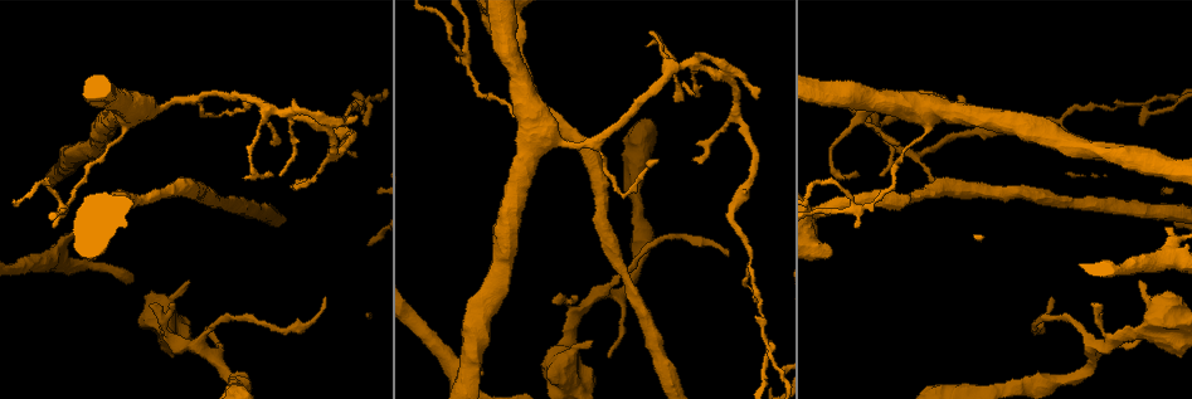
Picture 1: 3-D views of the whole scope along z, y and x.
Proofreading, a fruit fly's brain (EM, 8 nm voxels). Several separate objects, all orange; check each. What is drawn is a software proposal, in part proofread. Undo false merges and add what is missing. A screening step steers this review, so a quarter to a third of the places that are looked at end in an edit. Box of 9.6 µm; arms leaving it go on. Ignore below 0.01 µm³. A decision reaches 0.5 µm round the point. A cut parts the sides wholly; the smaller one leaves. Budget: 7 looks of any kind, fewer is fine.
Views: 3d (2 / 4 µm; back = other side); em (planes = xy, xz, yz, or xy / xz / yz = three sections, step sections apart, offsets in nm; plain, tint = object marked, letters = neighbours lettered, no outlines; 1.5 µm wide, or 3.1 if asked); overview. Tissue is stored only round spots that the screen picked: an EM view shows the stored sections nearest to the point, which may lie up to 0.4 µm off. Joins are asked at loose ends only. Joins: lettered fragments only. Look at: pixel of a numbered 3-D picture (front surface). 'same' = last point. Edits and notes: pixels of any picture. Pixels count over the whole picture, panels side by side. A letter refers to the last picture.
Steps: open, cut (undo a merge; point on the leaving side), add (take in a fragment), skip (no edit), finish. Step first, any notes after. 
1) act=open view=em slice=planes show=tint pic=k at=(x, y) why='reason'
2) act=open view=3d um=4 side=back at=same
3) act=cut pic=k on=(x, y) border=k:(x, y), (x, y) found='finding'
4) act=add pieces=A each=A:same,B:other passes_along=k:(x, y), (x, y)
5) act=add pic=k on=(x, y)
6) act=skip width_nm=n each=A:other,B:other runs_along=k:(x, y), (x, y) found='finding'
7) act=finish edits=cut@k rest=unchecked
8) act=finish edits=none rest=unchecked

act=open view=3d um=4 pic=1 at=(365, 104) why='a fork'

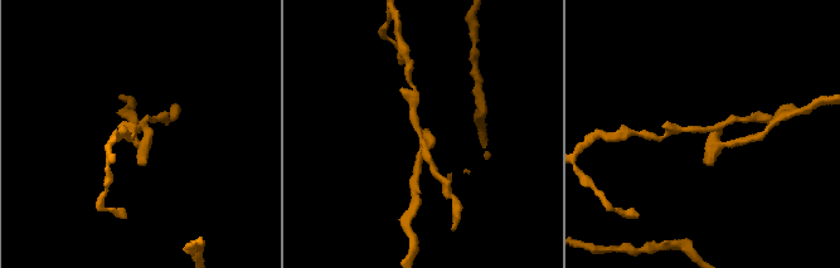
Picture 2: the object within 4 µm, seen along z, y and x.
act=open view=em slice=xz step=8 show=letters pic=2 at=(701, 129) why='shape alone is not enough'

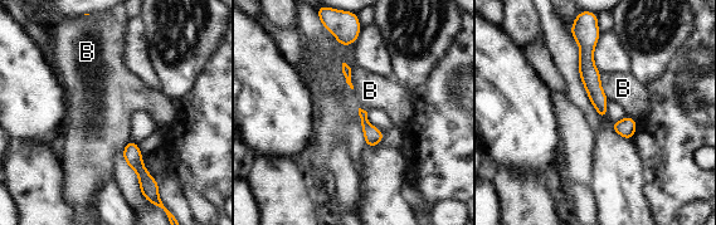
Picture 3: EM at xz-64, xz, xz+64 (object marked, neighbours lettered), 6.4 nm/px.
act=skip longest_contact=B:200nm each=B:other found='all the same neuron'

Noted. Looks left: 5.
act=open view=3d um=4 pic=1 at=(322, 298) why='tapers out'

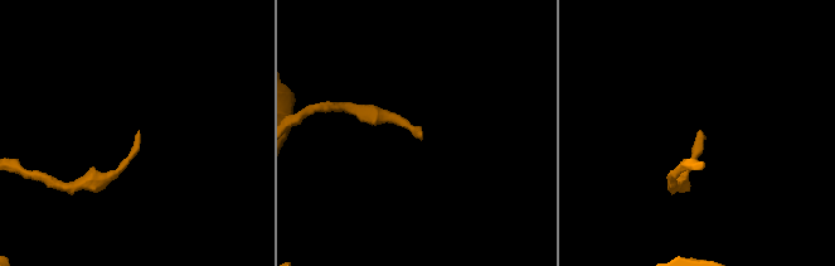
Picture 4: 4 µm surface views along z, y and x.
act=open view=em slice=planes show=letters pic=4 at=(138, 134)

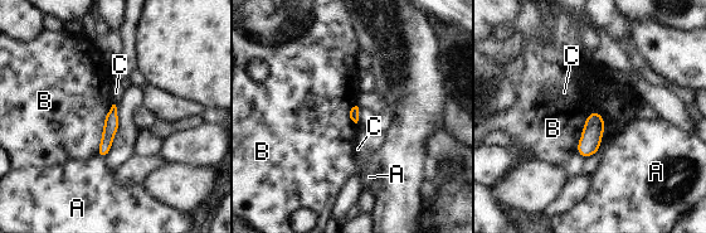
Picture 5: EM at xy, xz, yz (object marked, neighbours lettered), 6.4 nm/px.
act=skip each=A:other,B:other,C:other border=5:(598, 111), (588, 116), (575, 151) found='none of them fits'

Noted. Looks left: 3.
act=open view=3d um=2 pic=1 at=(677, 102) why='tapers out'

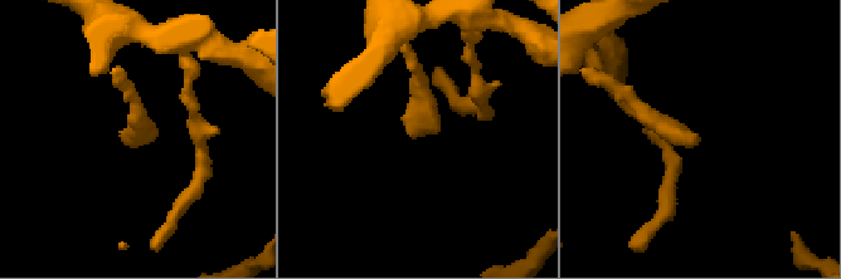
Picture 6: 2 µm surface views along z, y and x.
act=open view=em slice=yz step=8 show=letters pic=6 at=(696, 144) why='now the EM'

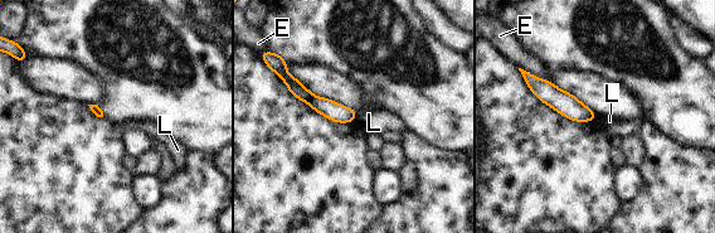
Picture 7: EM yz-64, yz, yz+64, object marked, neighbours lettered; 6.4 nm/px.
act=skip each=E:other,L:other border=7:(358, 113), (355, 119) found='no lettered fragment goes on from it'

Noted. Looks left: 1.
act=finish edits=none rest=unchecked

